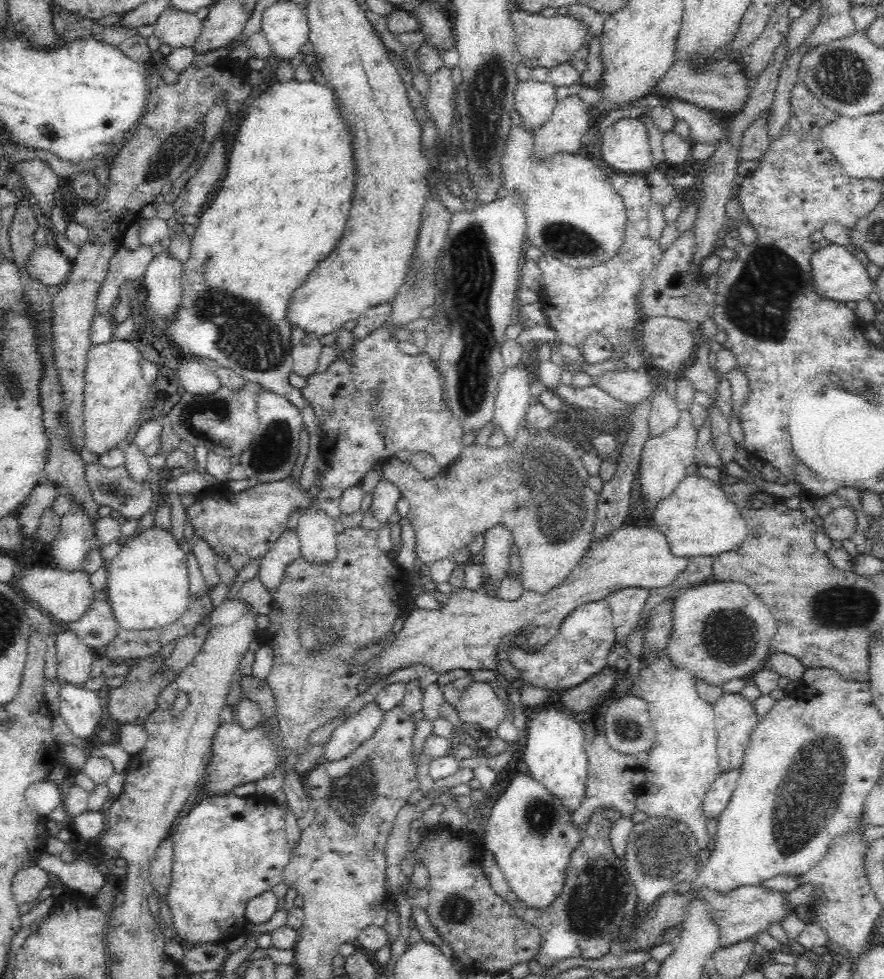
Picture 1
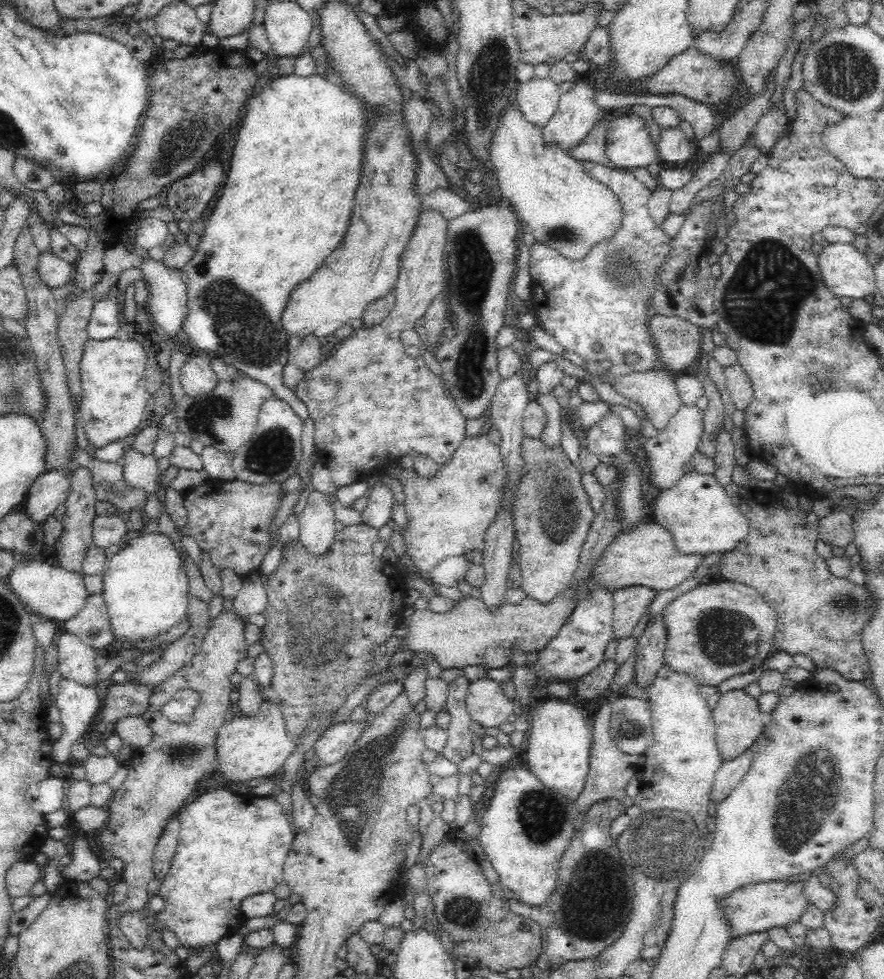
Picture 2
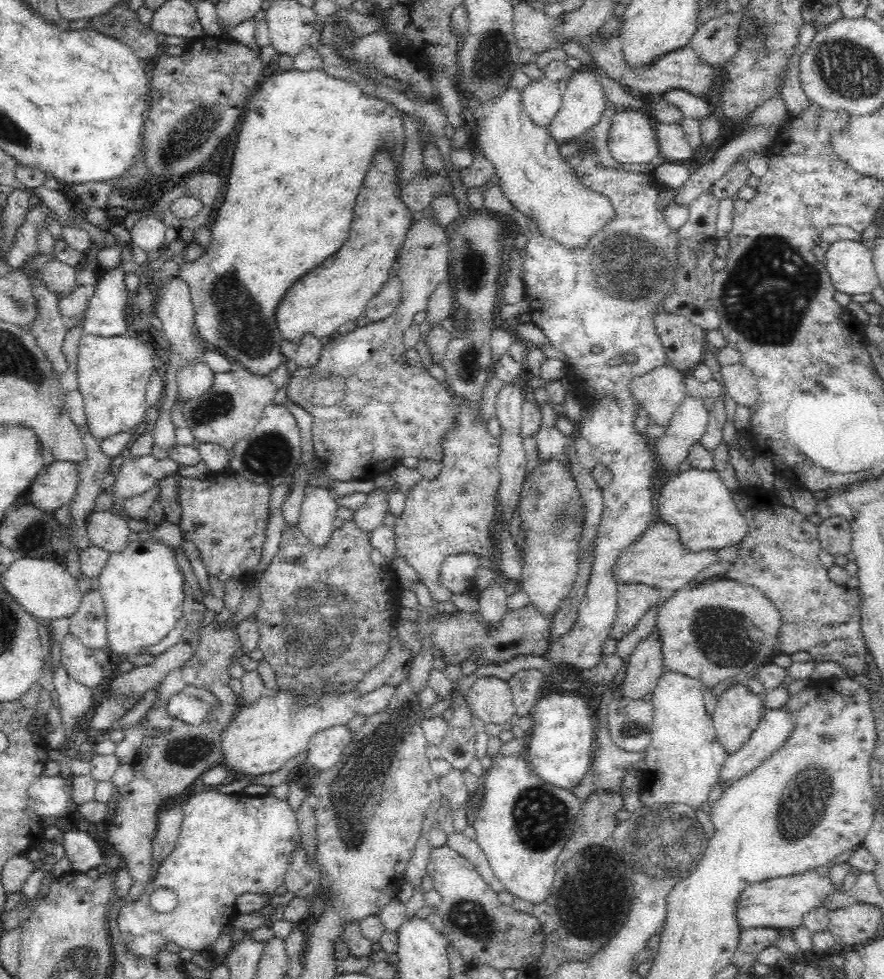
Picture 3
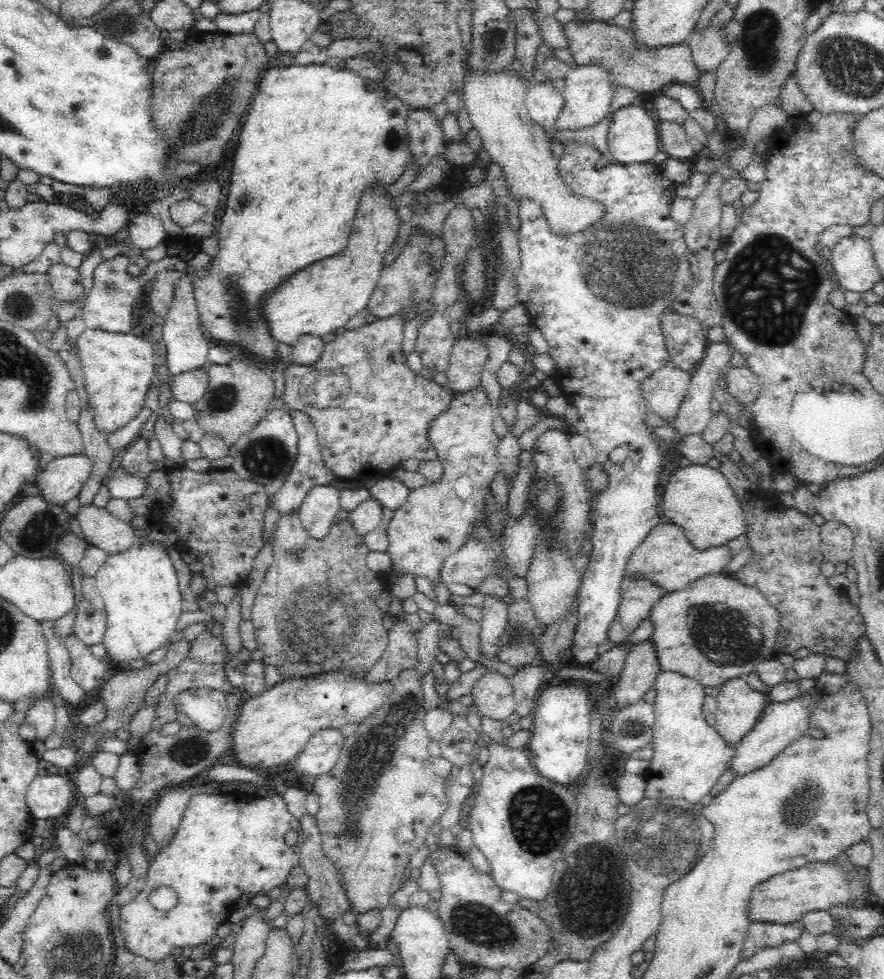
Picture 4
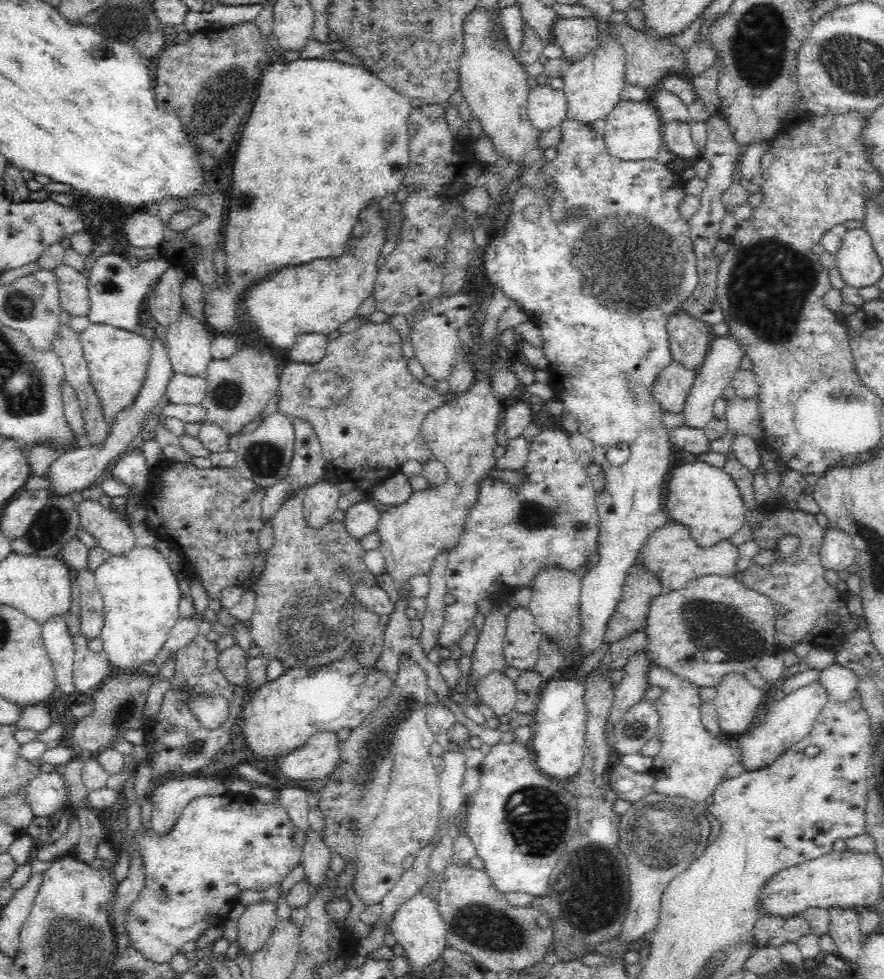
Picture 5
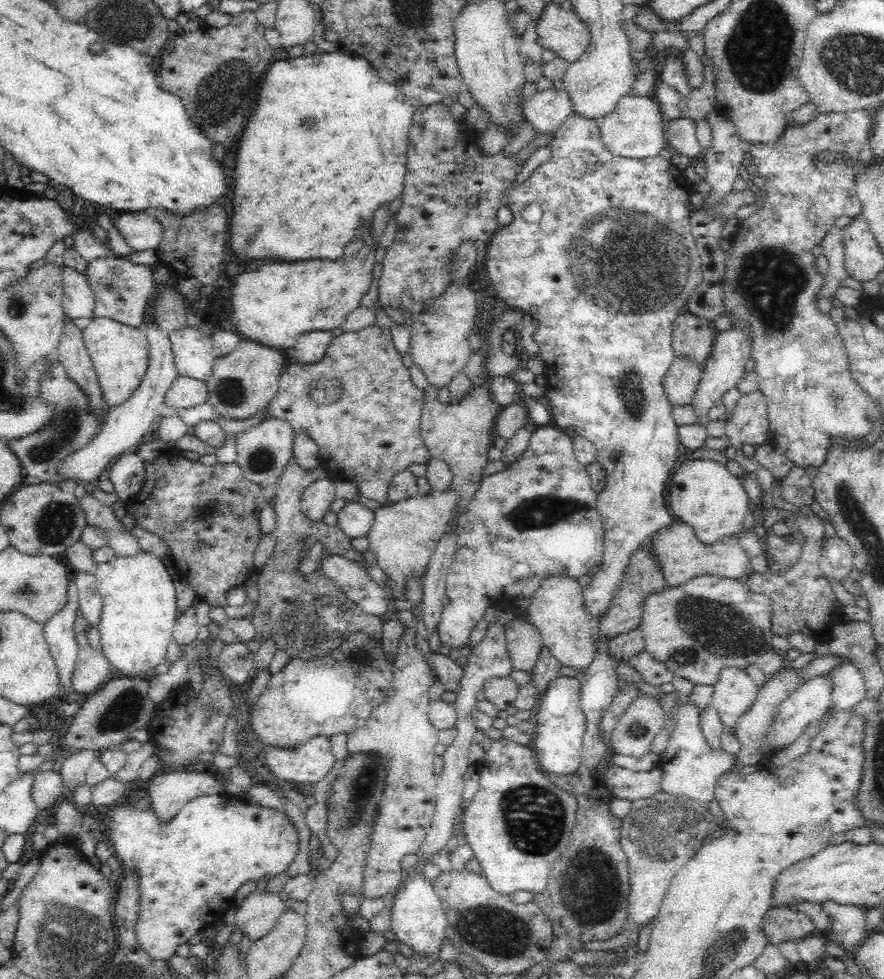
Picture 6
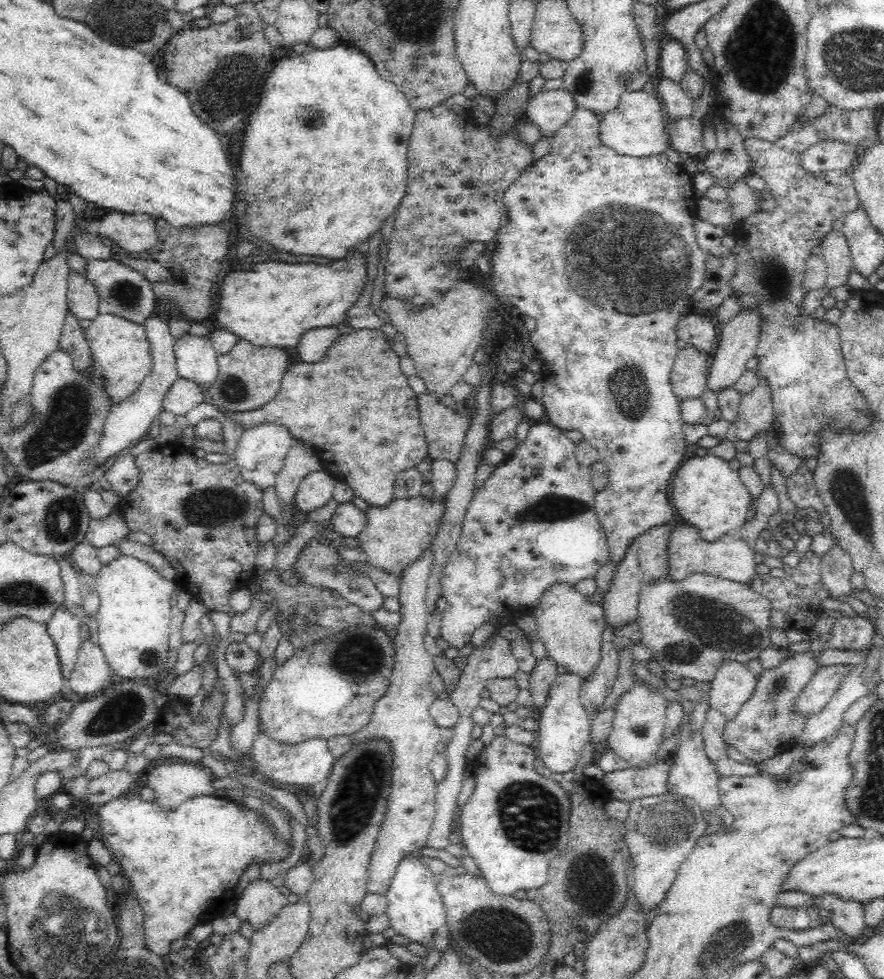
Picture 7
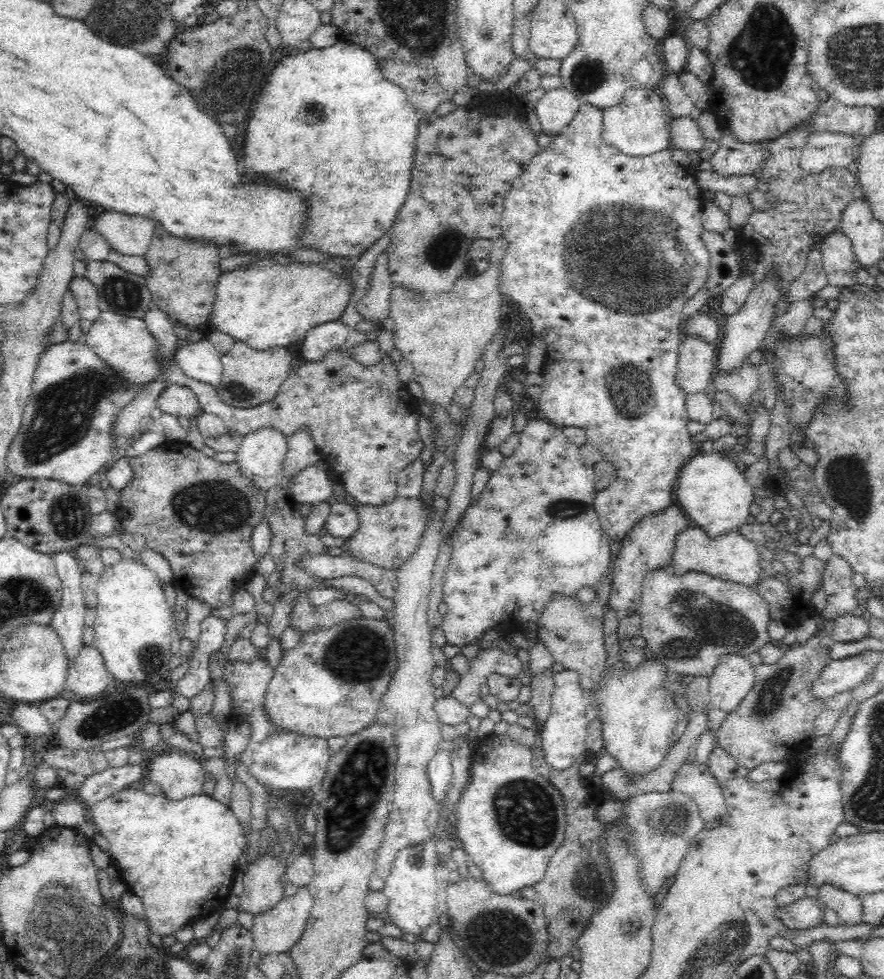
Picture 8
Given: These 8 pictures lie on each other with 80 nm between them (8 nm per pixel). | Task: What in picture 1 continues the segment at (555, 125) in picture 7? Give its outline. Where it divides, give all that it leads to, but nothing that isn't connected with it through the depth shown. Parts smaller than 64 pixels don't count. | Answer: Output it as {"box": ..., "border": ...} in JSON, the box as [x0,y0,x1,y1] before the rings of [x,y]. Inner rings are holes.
{"box":[515,78,559,129],"border":[[[531,78],[526,81],[520,81],[515,90],[515,109],[518,110],[520,118],[528,124],[532,129],[544,126],[548,122],[550,115],[554,112],[555,106],[559,101],[556,98],[557,86],[549,80],[536,81]]]}

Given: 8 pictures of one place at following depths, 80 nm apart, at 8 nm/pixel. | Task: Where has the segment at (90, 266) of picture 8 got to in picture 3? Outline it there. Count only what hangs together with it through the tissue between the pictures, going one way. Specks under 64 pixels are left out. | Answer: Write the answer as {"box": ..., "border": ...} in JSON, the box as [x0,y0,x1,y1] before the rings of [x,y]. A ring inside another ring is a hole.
{"box":[83,68,406,377],"border":[[[297,68],[284,70],[278,74],[270,75],[266,81],[259,83],[258,88],[252,93],[245,106],[244,120],[242,120],[240,132],[238,132],[238,142],[236,142],[236,150],[234,150],[234,160],[232,160],[224,202],[218,208],[216,220],[208,226],[212,236],[210,246],[200,258],[190,263],[182,263],[179,270],[179,277],[189,284],[191,290],[191,299],[195,310],[195,332],[208,350],[220,351],[232,360],[233,364],[238,364],[238,366],[264,377],[268,377],[268,374],[283,362],[283,356],[280,353],[282,335],[280,335],[280,329],[278,329],[276,319],[274,319],[276,306],[280,304],[288,286],[292,286],[302,274],[310,272],[320,262],[324,262],[329,256],[332,256],[346,242],[348,232],[350,232],[350,224],[352,224],[352,216],[354,216],[354,202],[357,201],[358,190],[368,174],[374,156],[378,156],[378,152],[389,152],[394,165],[396,165],[396,170],[398,170],[405,149],[406,134],[402,120],[406,116],[405,112],[401,112],[391,102],[362,93],[354,81],[334,77],[319,68],[310,69],[308,72],[302,72]],[[129,247],[122,249],[122,260],[114,268],[101,268],[97,273],[95,290],[87,302],[83,312],[83,326],[85,334],[97,334],[98,336],[120,336],[128,331],[128,323],[125,317],[126,305],[132,302],[133,295],[124,283],[124,265],[131,262],[132,253]]]}

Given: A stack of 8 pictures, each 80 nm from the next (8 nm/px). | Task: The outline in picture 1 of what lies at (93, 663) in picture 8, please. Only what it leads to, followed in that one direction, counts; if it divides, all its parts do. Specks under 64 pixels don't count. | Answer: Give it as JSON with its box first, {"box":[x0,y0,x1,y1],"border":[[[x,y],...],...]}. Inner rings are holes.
{"box":[56,630,98,685],"border":[[[66,630],[56,638],[57,678],[59,681],[82,685],[90,679],[92,661],[98,656],[93,647],[84,644],[78,636]]]}

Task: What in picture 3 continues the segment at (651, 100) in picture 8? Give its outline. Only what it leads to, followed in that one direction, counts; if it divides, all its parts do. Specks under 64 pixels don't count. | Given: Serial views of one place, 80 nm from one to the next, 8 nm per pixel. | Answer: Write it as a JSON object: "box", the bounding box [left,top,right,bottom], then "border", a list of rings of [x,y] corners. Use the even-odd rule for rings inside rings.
{"box":[608,108,660,168],"border":[[[638,108],[616,112],[608,133],[612,157],[625,167],[644,168],[660,155],[655,125]]]}

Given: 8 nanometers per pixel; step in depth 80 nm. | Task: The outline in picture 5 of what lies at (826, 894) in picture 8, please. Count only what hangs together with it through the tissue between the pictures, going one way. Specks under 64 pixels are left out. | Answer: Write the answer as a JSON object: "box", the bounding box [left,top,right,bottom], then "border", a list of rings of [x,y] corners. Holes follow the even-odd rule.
{"box":[826,907,864,961],"border":[[[831,907],[826,910],[830,919],[827,933],[834,939],[839,955],[844,960],[857,961],[864,940],[857,908]]]}

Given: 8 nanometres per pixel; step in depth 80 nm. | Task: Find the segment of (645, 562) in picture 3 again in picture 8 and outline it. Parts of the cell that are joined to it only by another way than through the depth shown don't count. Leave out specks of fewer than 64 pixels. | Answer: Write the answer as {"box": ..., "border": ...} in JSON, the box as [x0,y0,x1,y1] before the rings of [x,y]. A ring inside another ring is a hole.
{"box":[670,526,763,587],"border":[[[690,526],[677,538],[670,568],[673,569],[674,574],[684,574],[688,570],[694,570],[726,581],[754,587],[763,578],[760,556],[758,545],[742,536],[737,530],[727,531],[718,538],[710,538],[702,527]]]}

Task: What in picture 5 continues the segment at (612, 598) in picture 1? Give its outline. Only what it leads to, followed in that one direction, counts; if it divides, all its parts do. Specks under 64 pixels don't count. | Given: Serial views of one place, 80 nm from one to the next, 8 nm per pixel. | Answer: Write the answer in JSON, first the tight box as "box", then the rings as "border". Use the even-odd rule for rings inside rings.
{"box":[605,558,668,642],"border":[[[636,558],[626,575],[622,596],[620,596],[620,600],[616,604],[616,608],[614,608],[608,624],[606,624],[605,642],[620,641],[624,636],[643,629],[646,616],[648,616],[650,600],[667,591],[668,589],[662,584],[662,581]]]}

